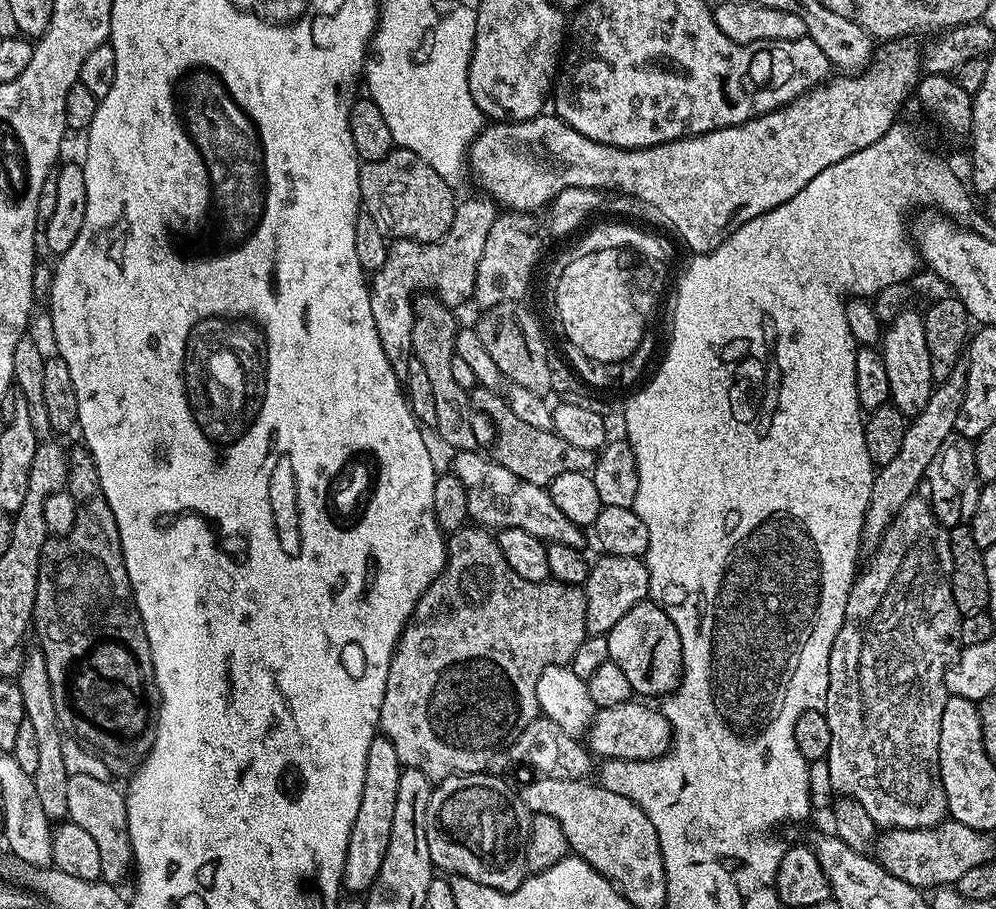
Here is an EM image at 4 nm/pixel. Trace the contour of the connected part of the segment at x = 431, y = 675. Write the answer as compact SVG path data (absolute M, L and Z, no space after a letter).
M480 526L459 528L447 537L446 547L448 558L444 562L444 569L438 574L438 578L434 578L434 582L430 582L430 586L416 603L412 618L405 624L400 641L396 643L396 652L390 662L390 674L386 674L386 694L380 707L379 731L387 740L394 742L394 751L398 753L401 765L404 768L422 770L422 774L426 774L433 782L465 772L485 771L494 754L514 743L518 734L522 734L522 730L526 730L526 726L530 726L530 722L534 722L541 715L538 706L538 678L542 678L544 669L551 664L571 665L574 650L582 646L585 636L588 635L583 587L575 584L557 584L551 578L542 582L526 582L526 578L518 578L518 574L510 570L510 562L502 558L502 550L498 546L496 536Z

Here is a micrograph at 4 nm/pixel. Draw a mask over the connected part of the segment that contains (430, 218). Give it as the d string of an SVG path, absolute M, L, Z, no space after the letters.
M393 147L386 158L378 158L378 162L364 162L360 166L360 203L363 211L377 223L378 230L392 240L417 240L423 244L441 240L454 222L458 200L452 197L452 192L453 185L438 178L438 173L426 166L418 154L405 148Z

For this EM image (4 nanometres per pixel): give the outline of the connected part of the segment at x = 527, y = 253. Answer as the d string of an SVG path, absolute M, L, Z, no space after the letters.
M505 211L497 215L494 226L490 226L490 235L482 250L482 259L478 261L476 275L476 295L474 304L480 310L498 306L499 303L520 302L532 284L532 271L540 260L540 251L544 248L542 220L539 215L530 212Z

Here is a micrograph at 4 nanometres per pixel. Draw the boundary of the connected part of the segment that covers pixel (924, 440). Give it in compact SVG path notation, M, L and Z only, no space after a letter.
M958 367L948 380L941 380L933 387L930 402L926 402L926 410L911 417L906 434L902 438L902 450L898 450L898 458L879 465L878 471L873 475L870 502L866 506L860 535L860 543L865 549L877 548L890 522L894 522L898 510L902 510L902 506L906 506L906 502L917 495L919 488L916 487L919 484L921 487L922 481L927 477L930 462L934 462L934 454L942 450L942 442L946 442L946 438L956 432L958 410L962 410L967 377L967 371Z

